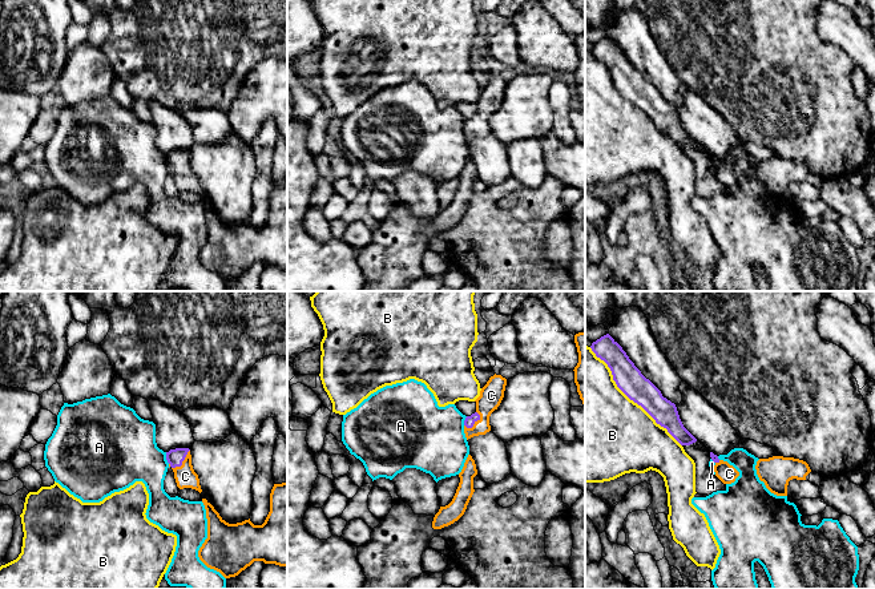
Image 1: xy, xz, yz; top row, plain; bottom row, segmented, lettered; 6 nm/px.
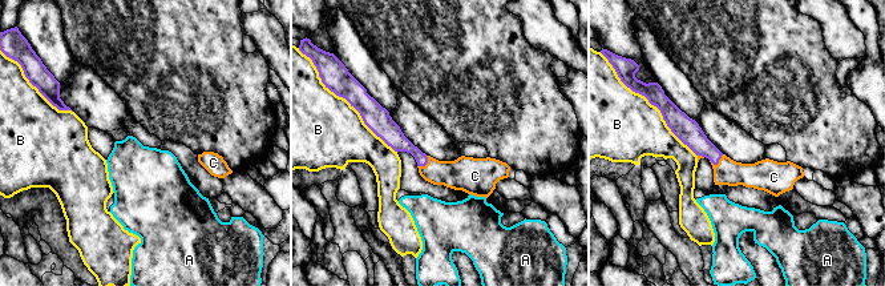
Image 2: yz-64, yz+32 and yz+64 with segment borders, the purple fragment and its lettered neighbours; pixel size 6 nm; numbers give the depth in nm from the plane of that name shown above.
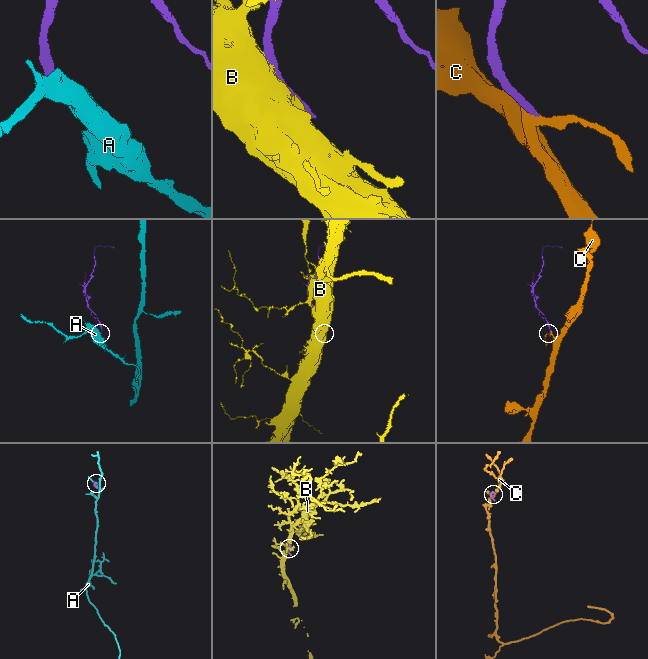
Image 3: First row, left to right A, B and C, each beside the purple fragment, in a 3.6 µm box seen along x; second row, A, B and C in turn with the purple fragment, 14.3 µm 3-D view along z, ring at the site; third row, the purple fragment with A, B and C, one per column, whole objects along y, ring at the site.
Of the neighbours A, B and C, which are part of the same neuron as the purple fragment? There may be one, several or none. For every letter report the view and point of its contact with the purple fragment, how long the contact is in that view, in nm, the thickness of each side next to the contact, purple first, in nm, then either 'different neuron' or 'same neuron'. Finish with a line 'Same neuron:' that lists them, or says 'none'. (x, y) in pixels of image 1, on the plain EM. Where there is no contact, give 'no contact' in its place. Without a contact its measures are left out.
A: xy (166, 160) | 80 nm | 100/360 nm | different neuron
B: yz (630, 101) | 800 nm | 160/500 nm | different neuron
C: xy (181, 165) | 160 nm | 100/130 nm | same neuron
Same neuron: C

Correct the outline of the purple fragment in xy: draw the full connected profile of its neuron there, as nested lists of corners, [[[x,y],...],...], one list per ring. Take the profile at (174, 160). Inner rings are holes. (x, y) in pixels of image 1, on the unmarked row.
[[[176,150],[166,154],[169,169],[174,174],[174,181],[180,191],[191,190],[202,194],[198,177],[191,168],[191,157],[189,150]]]

